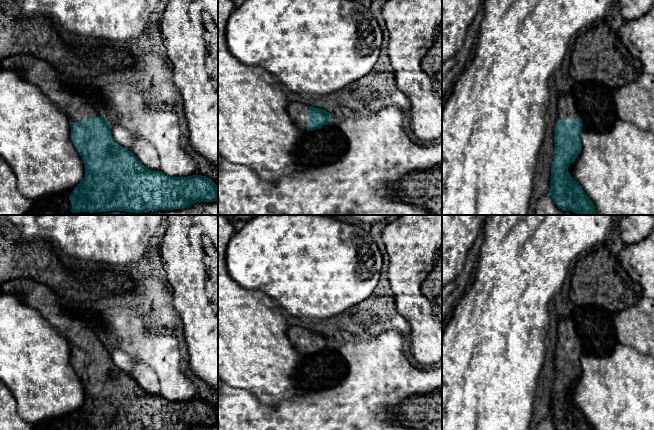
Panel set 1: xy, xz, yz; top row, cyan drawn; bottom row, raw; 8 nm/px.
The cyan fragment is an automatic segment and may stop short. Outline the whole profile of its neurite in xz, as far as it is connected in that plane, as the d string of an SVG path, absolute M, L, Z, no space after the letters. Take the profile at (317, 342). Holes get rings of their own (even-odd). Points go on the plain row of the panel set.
M289 326L287 337L294 349L301 355L321 353L332 346L329 336L300 326Z

